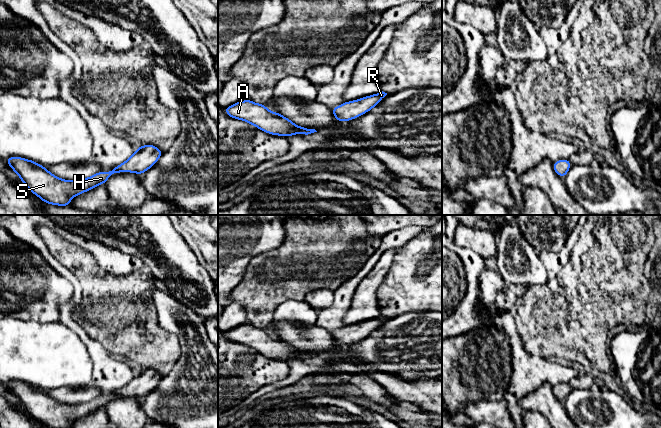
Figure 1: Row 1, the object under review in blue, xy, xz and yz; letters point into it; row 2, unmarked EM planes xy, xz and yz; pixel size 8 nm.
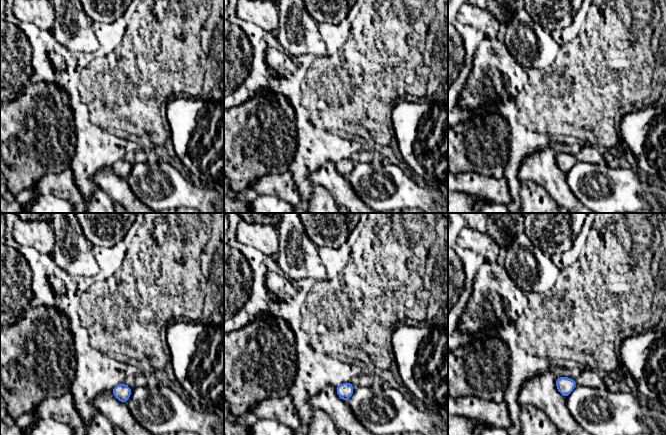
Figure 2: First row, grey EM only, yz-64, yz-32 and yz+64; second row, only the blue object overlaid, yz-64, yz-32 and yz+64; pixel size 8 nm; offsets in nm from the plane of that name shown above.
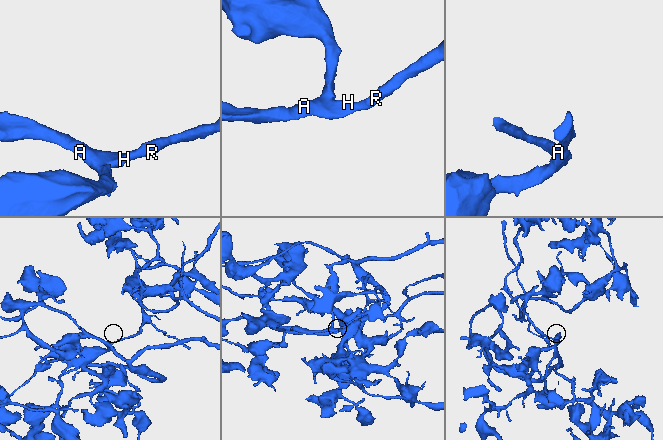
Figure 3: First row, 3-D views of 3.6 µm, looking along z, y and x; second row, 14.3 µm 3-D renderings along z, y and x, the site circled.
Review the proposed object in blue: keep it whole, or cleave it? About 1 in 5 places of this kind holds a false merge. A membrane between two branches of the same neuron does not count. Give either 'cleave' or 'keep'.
keep

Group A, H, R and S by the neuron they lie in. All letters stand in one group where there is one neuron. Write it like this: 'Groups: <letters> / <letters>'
Groups: A H R S

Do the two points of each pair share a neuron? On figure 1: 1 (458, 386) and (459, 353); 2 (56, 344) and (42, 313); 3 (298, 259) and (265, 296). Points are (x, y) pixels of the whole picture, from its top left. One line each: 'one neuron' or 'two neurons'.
1: one neuron
2: two neurons
3: one neuron

